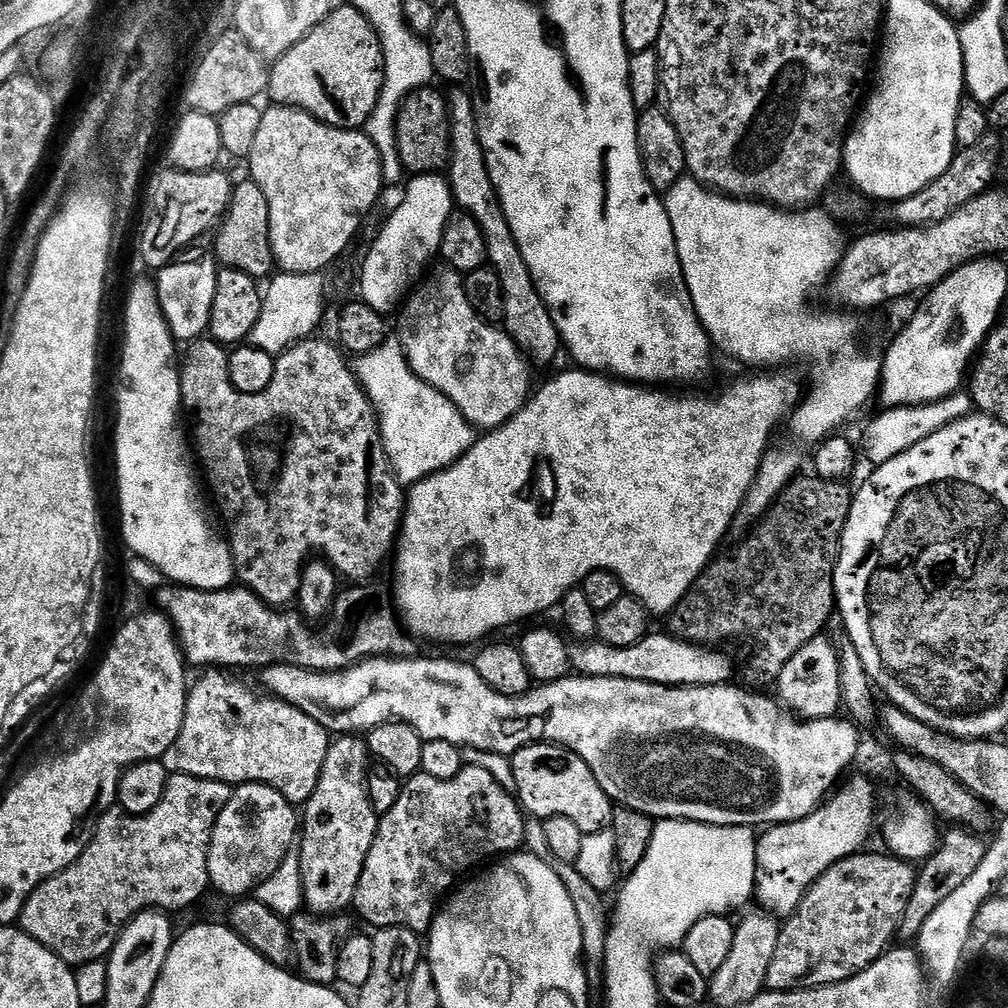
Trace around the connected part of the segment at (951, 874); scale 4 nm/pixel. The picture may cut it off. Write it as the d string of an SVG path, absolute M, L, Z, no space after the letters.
M952 826L948 829L950 830L945 836L943 833L936 851L923 861L919 869L910 902L906 906L904 915L898 920L898 936L899 939L900 936L904 939L901 941L915 941L926 918L930 918L930 914L938 910L938 906L942 906L942 902L946 902L946 898L950 898L950 894L954 894L954 890L958 890L958 886L962 886L962 882L966 882L966 878L970 878L970 874L974 874L974 870L978 870L978 866L982 863L985 841L980 841L981 837L975 831L969 831L963 826Z

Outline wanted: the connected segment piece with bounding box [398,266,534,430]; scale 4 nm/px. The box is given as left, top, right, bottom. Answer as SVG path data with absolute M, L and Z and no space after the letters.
M439 267L432 273L429 271L411 289L410 295L399 309L398 339L404 356L408 359L408 365L414 370L414 374L418 374L422 382L434 386L434 390L444 394L473 428L477 430L501 428L515 412L519 412L528 403L534 388L531 372L533 369L517 344L509 342L507 332L497 327L495 323L483 320L476 313L464 289L464 276L454 268Z

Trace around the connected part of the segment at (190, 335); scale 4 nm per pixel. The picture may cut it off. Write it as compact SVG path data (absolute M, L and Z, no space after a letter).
M177 259L155 273L154 287L156 297L160 300L160 309L173 337L180 342L199 340L208 332L210 314L214 306L214 290L216 289L216 273L218 264L215 259L184 260Z

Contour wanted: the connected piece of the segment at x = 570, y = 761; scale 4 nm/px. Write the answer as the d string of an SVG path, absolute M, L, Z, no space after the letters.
M541 742L519 748L510 759L511 783L516 784L515 795L519 807L527 815L529 812L532 818L541 821L549 820L552 816L570 818L570 822L574 822L574 826L578 826L578 830L585 834L600 832L609 827L614 811L612 799L604 793L602 786L598 786L590 766L586 766L578 754L568 748L561 748L559 744Z

